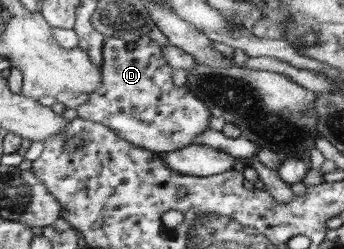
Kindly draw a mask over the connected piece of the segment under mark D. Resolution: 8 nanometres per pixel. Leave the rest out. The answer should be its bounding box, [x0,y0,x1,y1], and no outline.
[76,35,209,154]

